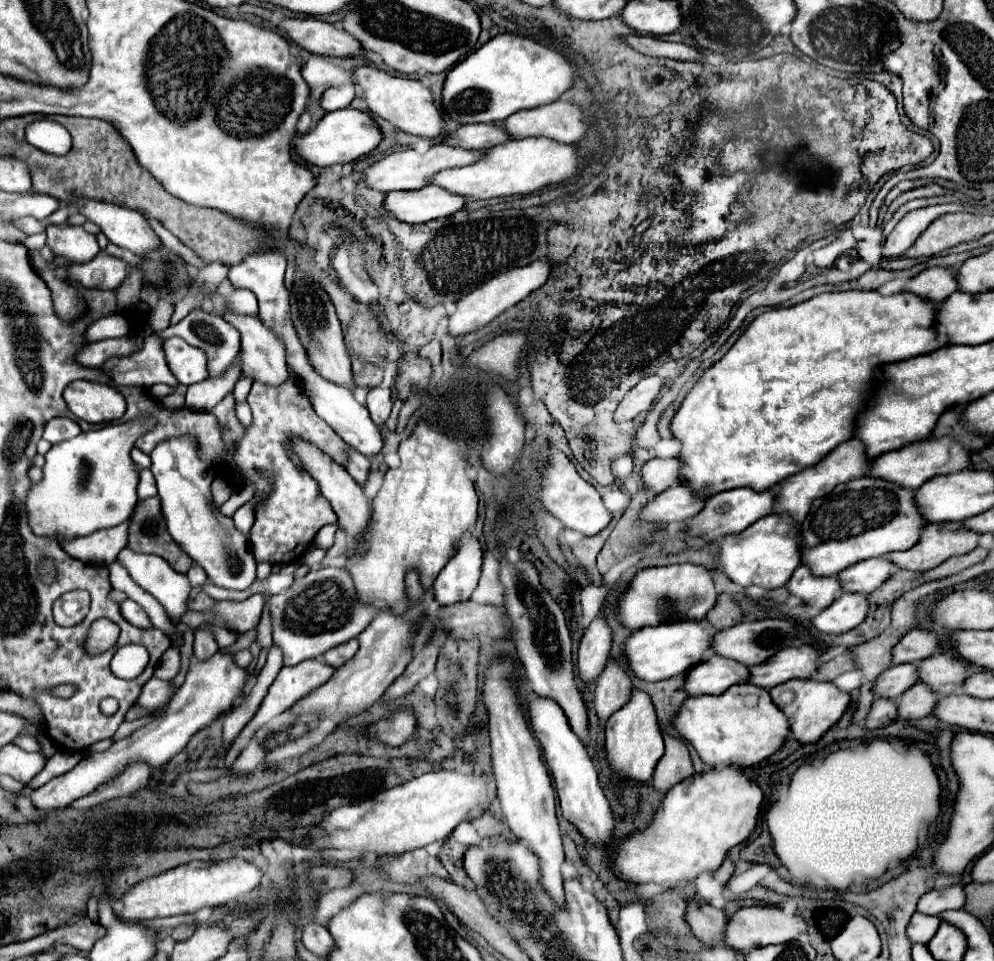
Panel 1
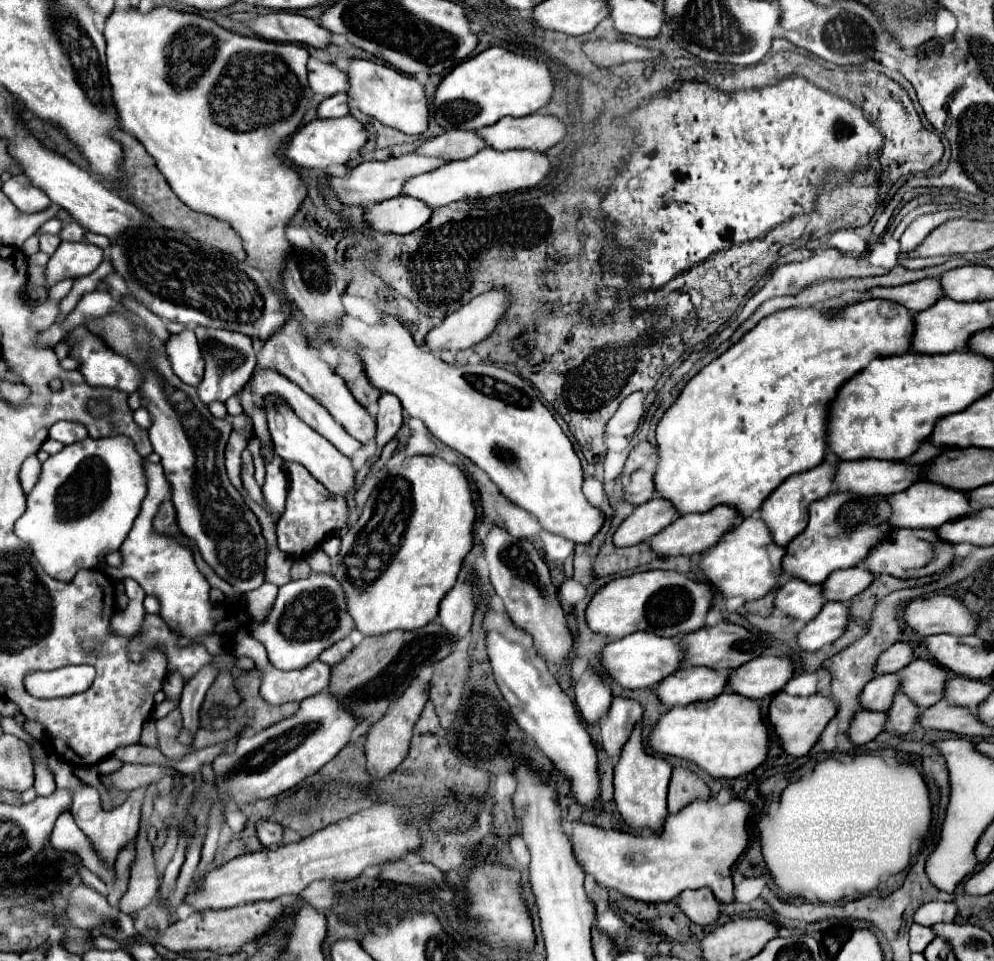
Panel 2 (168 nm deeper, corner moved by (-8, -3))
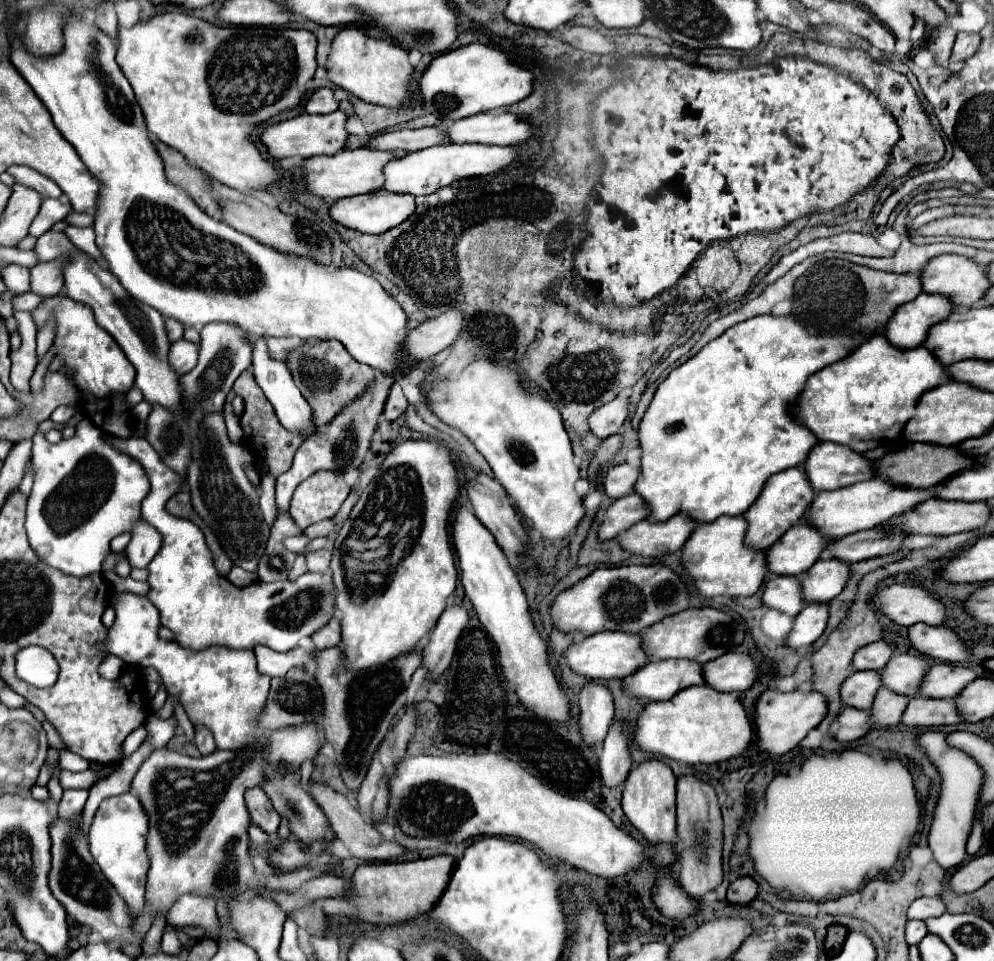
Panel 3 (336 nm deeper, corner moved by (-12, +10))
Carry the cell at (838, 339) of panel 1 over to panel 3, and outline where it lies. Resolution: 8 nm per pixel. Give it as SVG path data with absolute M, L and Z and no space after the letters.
M768 314L728 328L696 356L674 368L658 386L638 424L642 456L634 492L644 498L650 516L660 522L674 514L688 514L698 522L714 522L722 514L744 514L772 474L800 466L804 456L808 456L808 448L818 444L812 432L790 416L788 408L818 368L824 368L850 352L848 340L840 340L840 336L812 336L812 332L804 332L804 326L800 326L798 320L792 320L792 316Z

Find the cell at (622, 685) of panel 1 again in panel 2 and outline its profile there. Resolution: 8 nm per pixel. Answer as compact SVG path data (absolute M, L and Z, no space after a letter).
M614 697L608 713L600 721L602 729L602 745L608 753L608 757L616 759L624 741L628 741L630 731L636 721L640 721L644 713L642 703L636 699L626 699L626 697Z

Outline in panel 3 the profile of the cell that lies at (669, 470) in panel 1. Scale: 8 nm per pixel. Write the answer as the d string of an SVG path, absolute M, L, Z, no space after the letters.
M628 464L610 466L604 474L604 490L610 498L620 498L628 492L634 492L634 482L638 478L638 468Z

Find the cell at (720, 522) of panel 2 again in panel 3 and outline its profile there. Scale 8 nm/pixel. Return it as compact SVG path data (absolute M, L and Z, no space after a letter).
M676 514L666 522L640 520L624 534L616 536L620 548L630 554L660 558L664 554L672 554L684 546L684 540L694 530L694 520L686 514Z

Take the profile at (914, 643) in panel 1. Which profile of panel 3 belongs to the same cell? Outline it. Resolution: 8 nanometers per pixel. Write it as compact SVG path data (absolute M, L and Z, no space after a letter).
M880 640L880 642L860 648L852 658L852 668L854 670L880 670L884 668L890 656L892 656L890 646L884 640Z

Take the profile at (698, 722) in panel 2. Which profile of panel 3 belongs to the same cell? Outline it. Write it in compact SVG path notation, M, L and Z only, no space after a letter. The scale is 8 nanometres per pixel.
M690 686L674 694L666 702L648 702L636 718L636 732L634 742L642 752L660 754L670 760L678 760L684 764L716 764L722 760L730 760L740 756L752 740L752 726L734 692L712 692L712 688L704 686Z

